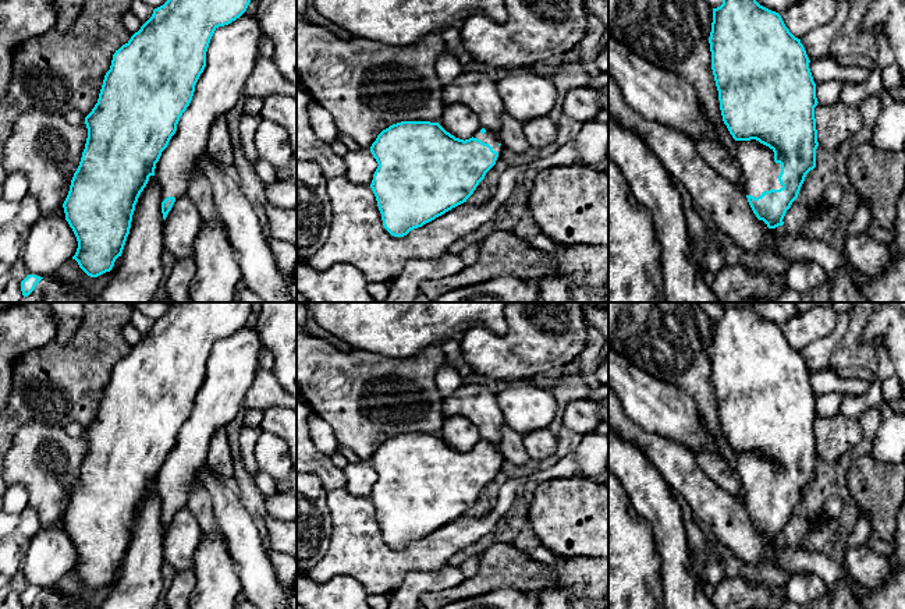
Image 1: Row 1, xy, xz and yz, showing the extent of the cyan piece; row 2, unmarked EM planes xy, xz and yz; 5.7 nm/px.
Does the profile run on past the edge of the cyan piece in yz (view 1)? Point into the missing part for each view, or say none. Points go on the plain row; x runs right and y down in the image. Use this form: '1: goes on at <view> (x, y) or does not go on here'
1: goes on at yz (760, 485)

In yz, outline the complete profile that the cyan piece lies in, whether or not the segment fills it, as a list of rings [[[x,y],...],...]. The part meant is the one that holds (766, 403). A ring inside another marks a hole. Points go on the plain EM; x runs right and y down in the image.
[[[752,305],[723,307],[723,316],[713,321],[709,355],[723,433],[737,456],[737,472],[745,496],[743,506],[756,530],[769,541],[776,541],[784,537],[782,531],[798,510],[806,486],[816,479],[819,454],[814,419],[819,414],[809,380],[810,372],[801,351],[789,344],[781,327],[760,318]]]

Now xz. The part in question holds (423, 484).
[[[401,433],[383,442],[370,458],[379,477],[370,500],[384,541],[394,549],[404,549],[466,514],[504,463],[500,450],[485,440],[465,453],[430,433]]]

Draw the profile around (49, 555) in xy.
[[[39,530],[24,544],[25,562],[21,571],[28,587],[47,589],[77,564],[77,549],[68,534],[60,530]]]

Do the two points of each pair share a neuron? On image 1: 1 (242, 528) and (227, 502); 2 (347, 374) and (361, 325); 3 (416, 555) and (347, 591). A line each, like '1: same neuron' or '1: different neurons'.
1: same neuron
2: different neurons
3: different neurons

